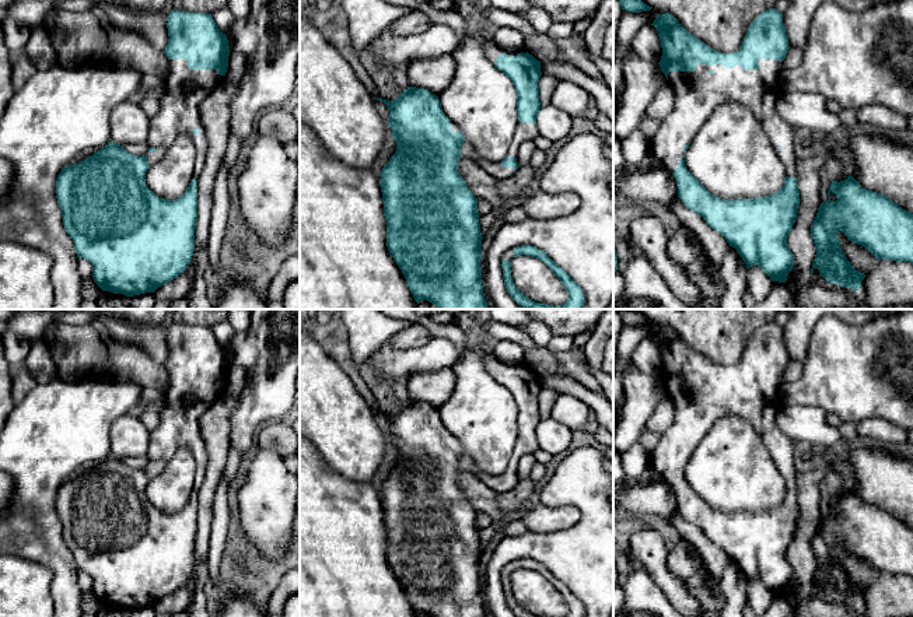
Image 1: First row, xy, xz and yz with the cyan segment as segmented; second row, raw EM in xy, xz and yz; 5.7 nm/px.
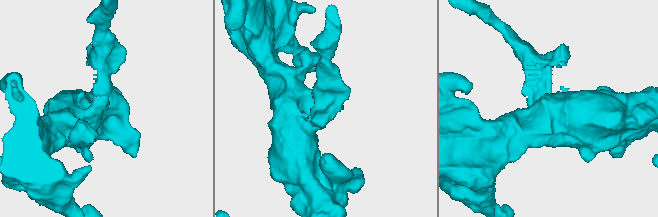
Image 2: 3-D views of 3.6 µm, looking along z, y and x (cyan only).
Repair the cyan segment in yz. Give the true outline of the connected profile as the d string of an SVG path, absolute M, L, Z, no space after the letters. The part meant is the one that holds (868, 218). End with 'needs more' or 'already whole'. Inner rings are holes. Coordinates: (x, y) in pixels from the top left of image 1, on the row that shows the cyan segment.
M849 175L844 180L832 180L830 187L828 190L829 200L826 203L821 203L816 217L811 225L811 236L815 243L815 260L812 263L811 276L815 269L819 270L821 276L830 281L832 284L837 284L846 288L860 291L861 281L865 274L856 270L851 263L844 256L840 242L837 239L837 234L840 231L857 245L868 249L878 260L895 260L895 262L909 262L913 264L913 214L899 207L886 196L864 189L851 175Z; already whole

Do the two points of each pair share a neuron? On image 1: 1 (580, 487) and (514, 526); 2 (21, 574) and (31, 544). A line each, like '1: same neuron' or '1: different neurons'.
1: different neurons
2: different neurons

